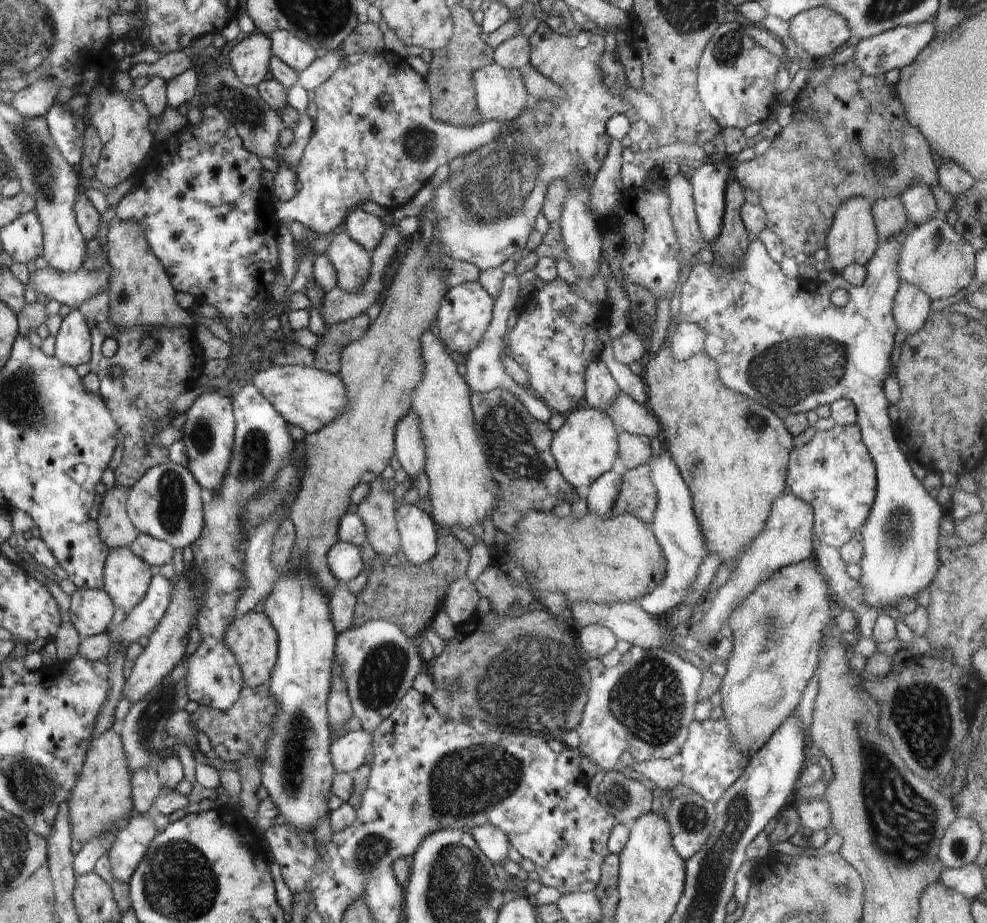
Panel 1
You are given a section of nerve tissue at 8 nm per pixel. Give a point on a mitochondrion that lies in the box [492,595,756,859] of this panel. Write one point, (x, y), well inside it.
(649, 700)

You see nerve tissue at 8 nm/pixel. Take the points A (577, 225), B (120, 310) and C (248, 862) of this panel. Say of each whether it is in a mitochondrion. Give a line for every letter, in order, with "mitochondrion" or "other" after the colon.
A: other
B: mitochondrion
C: other

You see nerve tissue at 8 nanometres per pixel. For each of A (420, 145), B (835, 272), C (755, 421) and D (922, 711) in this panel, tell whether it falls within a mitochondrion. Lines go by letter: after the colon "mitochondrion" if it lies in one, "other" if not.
A: mitochondrion
B: other
C: mitochondrion
D: mitochondrion

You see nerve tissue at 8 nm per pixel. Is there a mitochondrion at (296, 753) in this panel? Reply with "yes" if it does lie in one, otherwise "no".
yes

